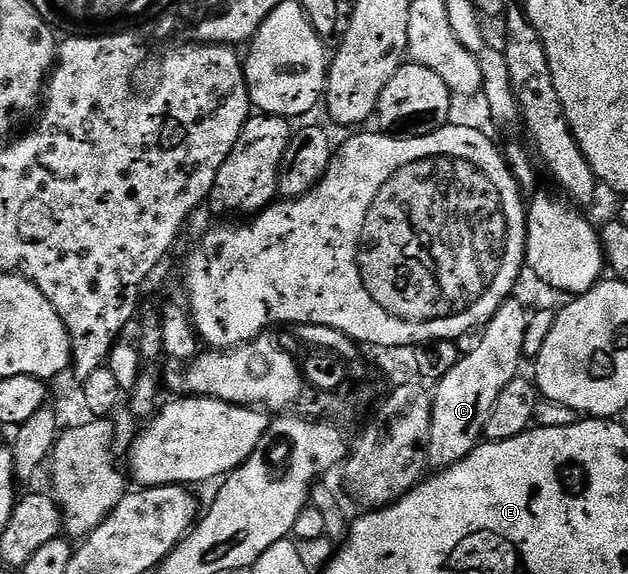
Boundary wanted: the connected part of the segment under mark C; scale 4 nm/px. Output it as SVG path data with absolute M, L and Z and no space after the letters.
M509 299L501 305L500 310L483 326L480 342L461 356L458 367L454 367L446 379L435 382L428 452L433 470L449 469L475 451L484 437L486 423L490 423L490 411L494 411L498 395L506 391L506 383L521 376L520 364L526 360L524 344L530 313L524 310L522 302L516 300Z

